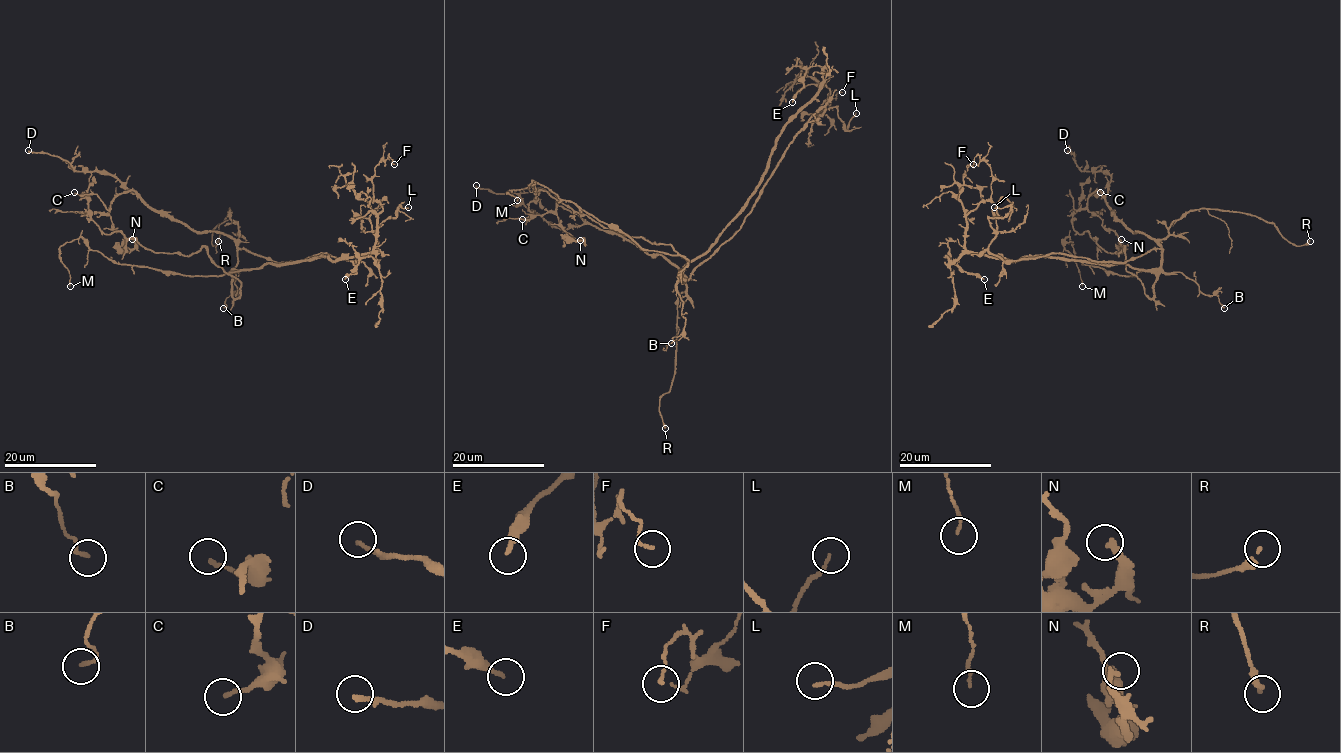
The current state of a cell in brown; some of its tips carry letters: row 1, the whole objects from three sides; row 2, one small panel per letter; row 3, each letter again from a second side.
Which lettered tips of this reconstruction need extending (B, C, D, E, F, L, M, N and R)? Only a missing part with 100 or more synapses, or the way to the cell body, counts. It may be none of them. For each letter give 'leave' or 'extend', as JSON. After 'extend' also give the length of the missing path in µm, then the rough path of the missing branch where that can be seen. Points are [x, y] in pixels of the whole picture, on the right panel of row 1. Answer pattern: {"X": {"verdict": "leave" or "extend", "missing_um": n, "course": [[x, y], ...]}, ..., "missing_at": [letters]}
{"B": {"verdict": "leave"}, "C": {"verdict": "leave"}, "D": {"verdict": "leave"}, "E": {"verdict": "leave"}, "F": {"verdict": "leave"}, "L": {"verdict": "leave"}, "M": {"verdict": "leave"}, "N": {"verdict": "leave"}, "R": {"verdict": "extend", "missing_um": 35, "course": [[1310, 241], [1310, 223], [1319, 193], [1301, 161], [1298, 147], [1300, 107], [1297, 104]]}, "missing_at": ["R"]}

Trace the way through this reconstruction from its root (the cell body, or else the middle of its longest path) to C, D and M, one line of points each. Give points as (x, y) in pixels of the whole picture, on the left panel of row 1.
C: (243, 269), (226, 273), (204, 246), (188, 256), (153, 252), (121, 231), (104, 234), (88, 201), (74, 192)
D: (243, 269), (229, 236), (154, 212), (110, 175), (28, 150)
M: (243, 269), (220, 275), (183, 275), (125, 265), (92, 250), (80, 237), (59, 247), (70, 286)

